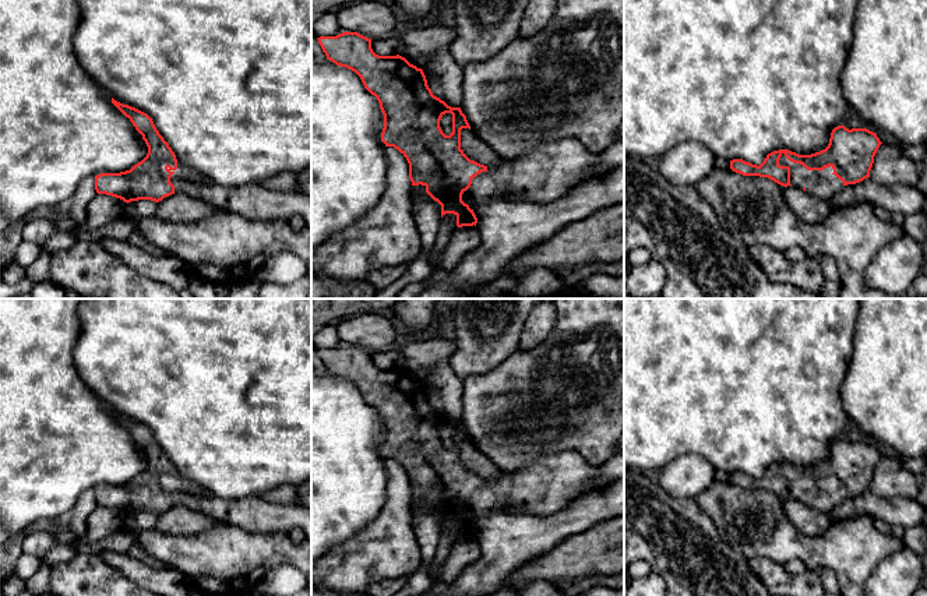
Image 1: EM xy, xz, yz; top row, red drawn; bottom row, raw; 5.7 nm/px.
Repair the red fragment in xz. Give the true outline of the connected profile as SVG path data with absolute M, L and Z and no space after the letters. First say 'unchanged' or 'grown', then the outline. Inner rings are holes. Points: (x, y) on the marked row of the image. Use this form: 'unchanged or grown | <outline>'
grown | M357 32L317 39L328 60L355 71L377 98L384 114L381 141L406 158L412 186L424 186L441 205L441 218L454 214L458 228L477 223L465 200L508 193L522 202L544 204L611 170L599 167L599 155L575 138L547 142L496 167L470 161L461 149L461 130L470 130L466 116L433 95L422 68L399 54L376 54L371 39ZM445 113L452 114L450 135L440 127Z

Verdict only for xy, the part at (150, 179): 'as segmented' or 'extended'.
extended

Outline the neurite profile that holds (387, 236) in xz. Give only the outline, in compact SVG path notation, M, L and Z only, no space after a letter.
M385 147L385 188L378 202L342 234L311 250L311 275L353 282L364 281L373 269L398 267L424 255L422 237L413 216L409 163L394 147Z

